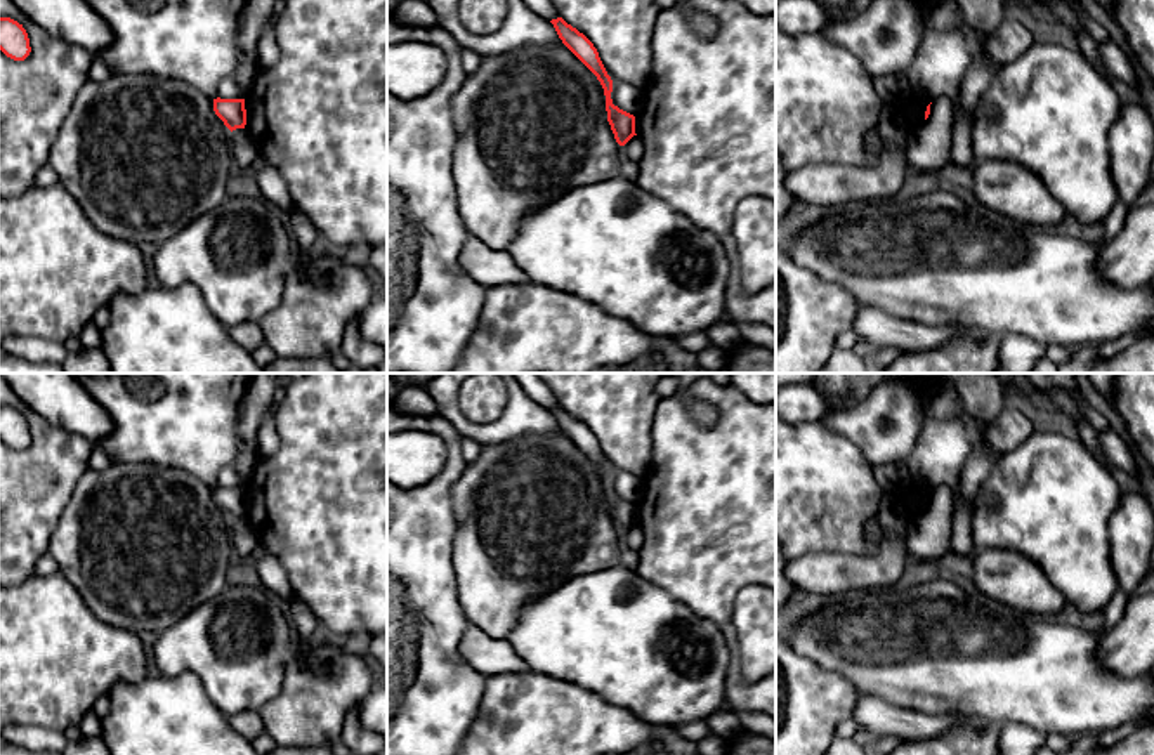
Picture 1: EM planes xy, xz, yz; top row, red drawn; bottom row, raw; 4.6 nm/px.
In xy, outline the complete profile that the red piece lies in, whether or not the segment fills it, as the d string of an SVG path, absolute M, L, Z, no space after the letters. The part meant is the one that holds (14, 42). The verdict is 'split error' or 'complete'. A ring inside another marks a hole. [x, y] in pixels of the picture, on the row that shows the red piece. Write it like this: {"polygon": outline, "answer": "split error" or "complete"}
{"polygon": "M0 17L0 50L14 61L24 61L31 52L26 30L10 17Z", "answer": "complete"}

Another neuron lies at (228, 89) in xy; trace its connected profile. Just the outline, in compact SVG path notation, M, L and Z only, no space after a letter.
M227 76L220 82L217 89L217 97L220 99L245 99L241 87L234 76Z

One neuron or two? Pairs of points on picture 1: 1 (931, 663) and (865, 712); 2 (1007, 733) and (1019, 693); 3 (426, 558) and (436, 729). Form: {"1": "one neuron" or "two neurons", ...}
{"1": "two neurons", "2": "two neurons", "3": "one neuron"}

